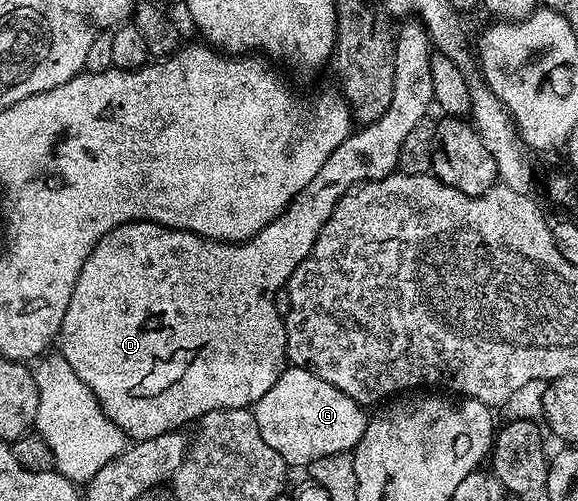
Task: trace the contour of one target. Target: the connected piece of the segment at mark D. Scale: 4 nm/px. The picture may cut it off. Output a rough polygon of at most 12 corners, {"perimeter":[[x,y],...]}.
{"perimeter":[[395,35],[391,105],[271,225],[124,223],[59,353],[130,440],[252,408],[287,366],[291,273],[430,114]]}

